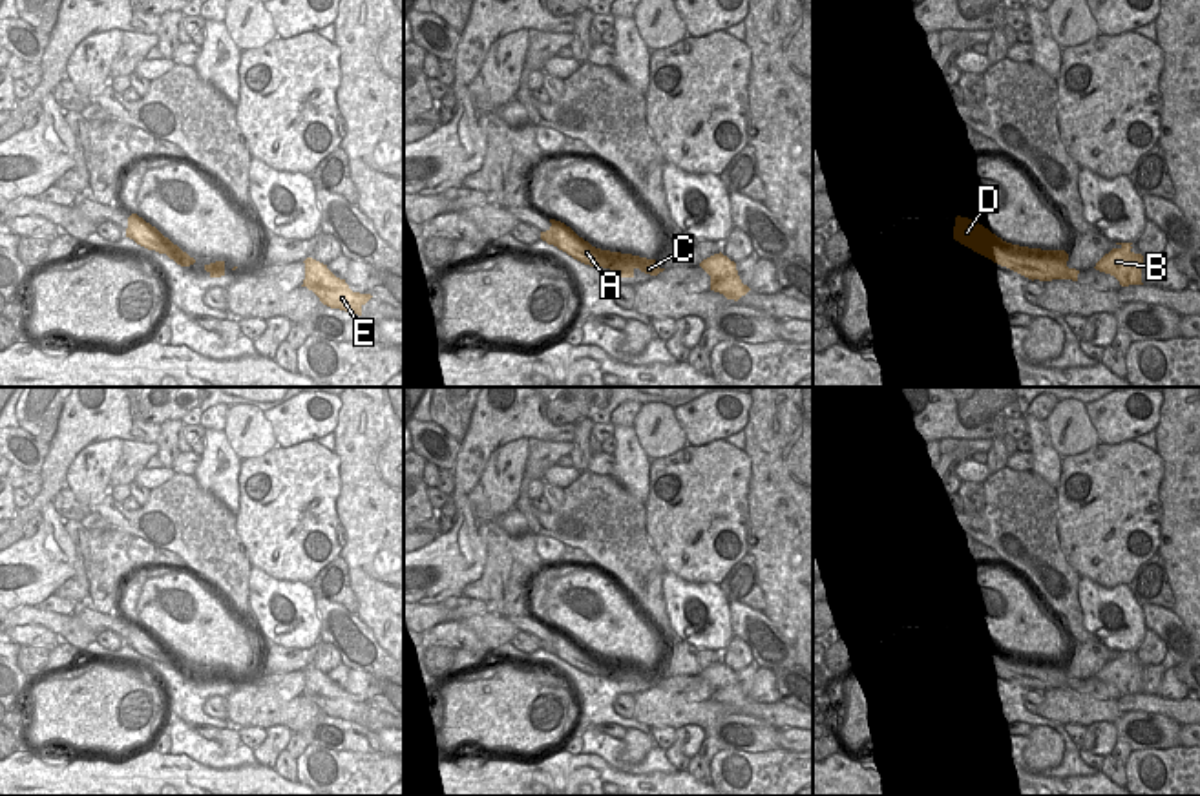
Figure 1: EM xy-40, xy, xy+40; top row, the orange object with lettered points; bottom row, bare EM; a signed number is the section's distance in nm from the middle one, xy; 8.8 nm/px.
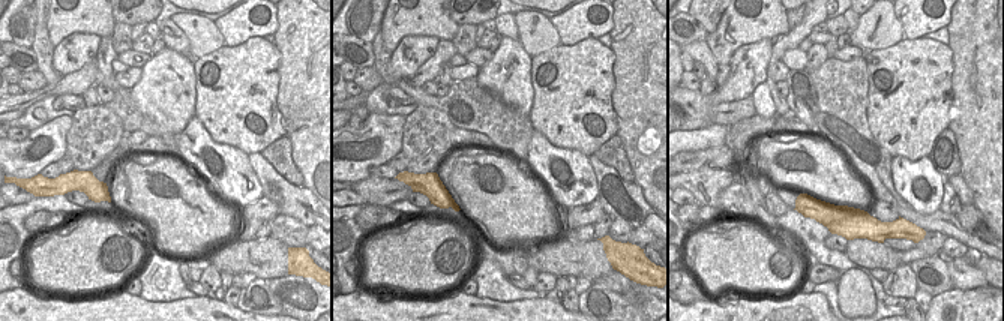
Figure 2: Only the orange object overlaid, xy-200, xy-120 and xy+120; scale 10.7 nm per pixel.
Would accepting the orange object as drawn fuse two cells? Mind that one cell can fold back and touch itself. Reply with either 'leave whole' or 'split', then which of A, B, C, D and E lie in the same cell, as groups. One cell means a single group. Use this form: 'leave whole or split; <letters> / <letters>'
split; A B C E / D

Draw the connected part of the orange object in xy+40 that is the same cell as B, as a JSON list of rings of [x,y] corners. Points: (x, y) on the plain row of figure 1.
[[[1116,652],[1118,655],[1105,663],[1098,672],[1096,679],[1114,685],[1121,696],[1143,694],[1142,692],[1142,672],[1143,665],[1134,663],[1132,652]]]

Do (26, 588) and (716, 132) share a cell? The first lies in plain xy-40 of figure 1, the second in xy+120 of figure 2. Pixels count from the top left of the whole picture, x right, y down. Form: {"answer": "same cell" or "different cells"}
{"answer": "same cell"}

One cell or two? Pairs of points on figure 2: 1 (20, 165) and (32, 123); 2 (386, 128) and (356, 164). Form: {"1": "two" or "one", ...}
{"1": "two", "2": "one"}

